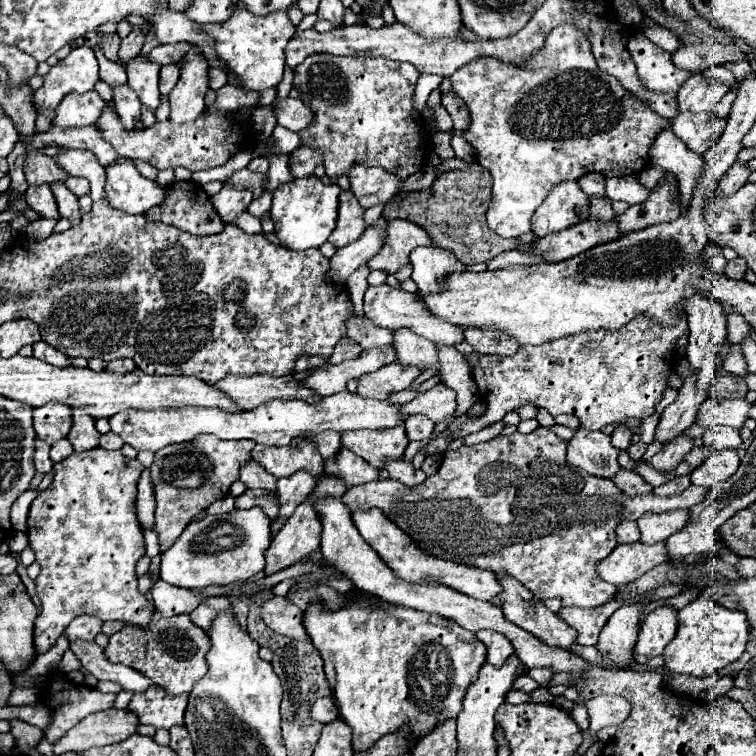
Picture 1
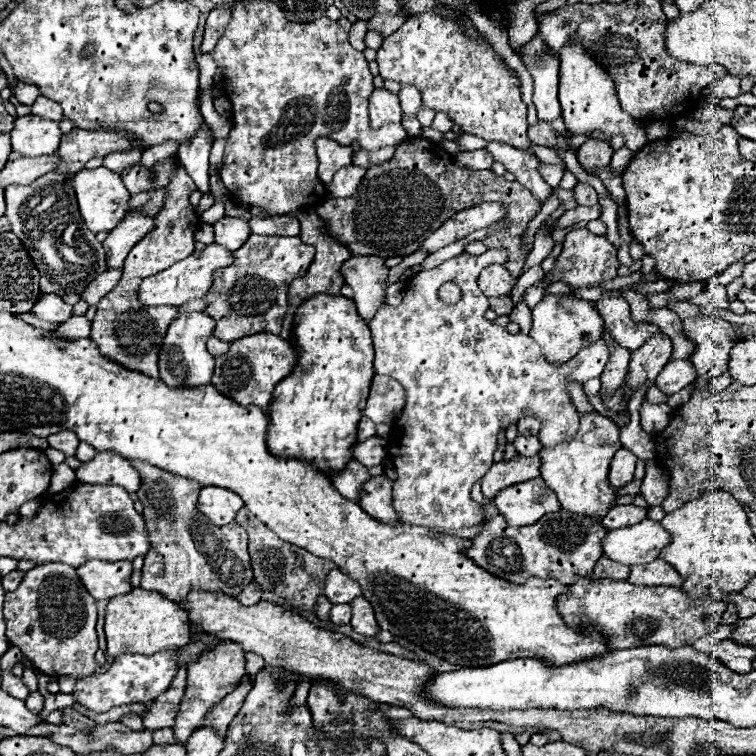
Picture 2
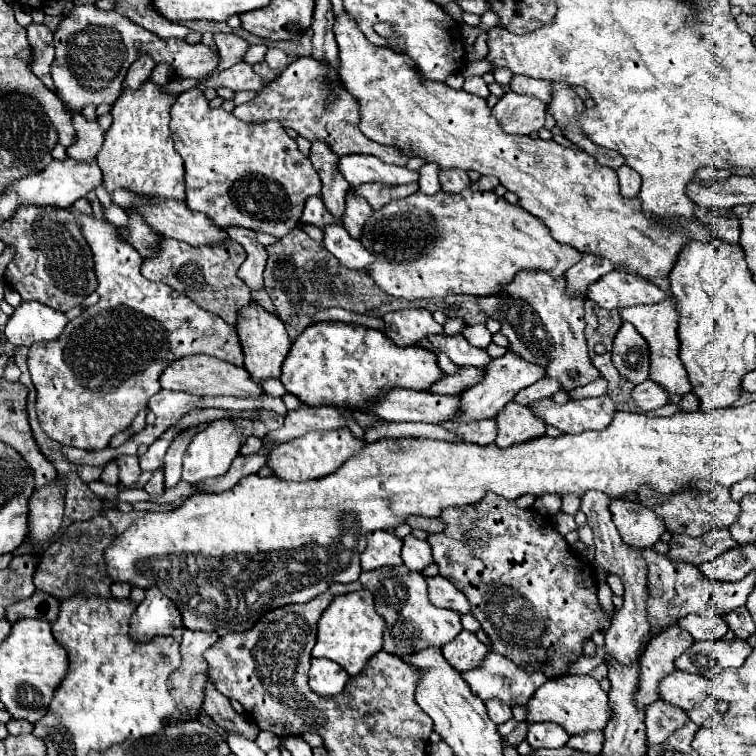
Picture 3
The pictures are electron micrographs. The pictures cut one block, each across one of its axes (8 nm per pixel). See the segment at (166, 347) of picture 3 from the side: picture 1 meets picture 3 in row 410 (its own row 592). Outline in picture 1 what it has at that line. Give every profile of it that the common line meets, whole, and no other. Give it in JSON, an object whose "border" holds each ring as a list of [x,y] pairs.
{"border":[[[96,448],[94,452],[76,452],[74,456],[70,456],[70,460],[62,460],[62,462],[54,464],[54,472],[56,472],[54,474],[54,482],[50,484],[50,488],[40,492],[38,498],[32,502],[30,516],[28,516],[28,540],[30,540],[30,548],[36,552],[36,562],[42,568],[40,576],[36,578],[36,594],[42,600],[42,612],[34,620],[34,652],[36,654],[48,652],[56,644],[58,636],[66,630],[70,620],[74,620],[80,614],[98,616],[102,620],[124,620],[124,622],[128,622],[132,626],[140,626],[140,628],[150,622],[154,606],[150,606],[146,596],[138,592],[138,580],[136,580],[136,574],[134,574],[136,562],[146,554],[142,526],[140,526],[138,516],[136,516],[136,482],[138,482],[142,470],[144,470],[144,466],[138,460],[126,458],[122,452],[102,452],[102,448]]]}

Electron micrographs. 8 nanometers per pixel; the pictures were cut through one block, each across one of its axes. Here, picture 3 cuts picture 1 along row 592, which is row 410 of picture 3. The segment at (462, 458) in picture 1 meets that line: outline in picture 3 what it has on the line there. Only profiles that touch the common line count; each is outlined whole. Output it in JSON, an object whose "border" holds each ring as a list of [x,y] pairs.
{"border":[[[596,396],[570,400],[564,406],[558,406],[552,400],[544,398],[538,400],[532,410],[546,424],[556,426],[558,430],[568,434],[578,434],[584,430],[602,430],[604,426],[608,426],[616,408],[608,396]]]}

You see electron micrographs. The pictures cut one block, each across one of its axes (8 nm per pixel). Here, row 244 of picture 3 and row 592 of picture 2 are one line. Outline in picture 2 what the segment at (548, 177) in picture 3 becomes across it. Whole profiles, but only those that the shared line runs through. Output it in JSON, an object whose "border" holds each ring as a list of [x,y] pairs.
{"border":[[[580,576],[568,588],[570,592],[558,598],[558,610],[564,616],[566,624],[570,624],[572,628],[580,628],[582,624],[594,624],[598,630],[602,628],[602,632],[610,640],[610,648],[614,650],[624,650],[624,648],[634,648],[634,646],[668,646],[676,650],[682,646],[690,646],[692,642],[710,634],[714,626],[720,622],[722,612],[726,610],[726,602],[722,600],[712,600],[712,598],[694,600],[674,586],[634,586],[628,582],[610,580],[610,578],[590,580],[590,578]]]}

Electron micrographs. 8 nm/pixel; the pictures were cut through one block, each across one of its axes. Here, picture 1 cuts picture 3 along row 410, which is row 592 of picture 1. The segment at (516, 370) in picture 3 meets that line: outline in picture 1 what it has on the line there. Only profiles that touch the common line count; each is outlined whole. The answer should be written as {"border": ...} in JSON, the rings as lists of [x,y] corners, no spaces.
{"border":[[[372,508],[370,512],[356,512],[356,514],[352,514],[352,518],[354,518],[354,524],[358,526],[358,532],[362,534],[362,538],[378,552],[378,556],[394,570],[394,574],[406,582],[420,584],[424,580],[432,580],[436,584],[448,586],[460,594],[466,594],[470,598],[484,600],[484,602],[490,602],[494,596],[498,596],[502,592],[494,572],[484,570],[484,568],[474,568],[468,564],[454,564],[450,560],[430,556],[426,550],[418,548],[416,542],[406,532],[402,532],[394,522],[390,522],[378,508],[376,510]]]}

